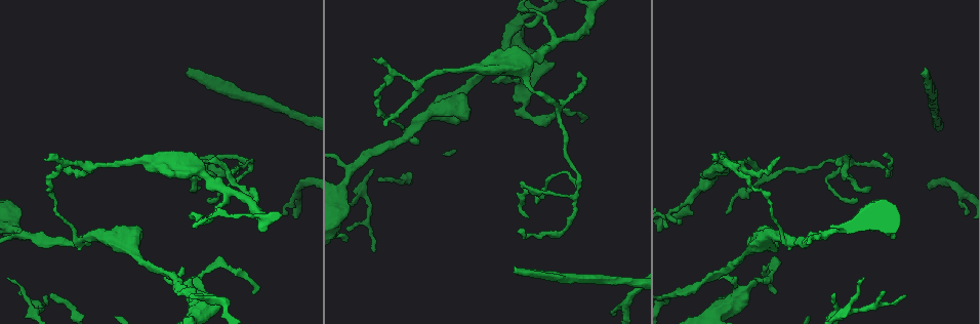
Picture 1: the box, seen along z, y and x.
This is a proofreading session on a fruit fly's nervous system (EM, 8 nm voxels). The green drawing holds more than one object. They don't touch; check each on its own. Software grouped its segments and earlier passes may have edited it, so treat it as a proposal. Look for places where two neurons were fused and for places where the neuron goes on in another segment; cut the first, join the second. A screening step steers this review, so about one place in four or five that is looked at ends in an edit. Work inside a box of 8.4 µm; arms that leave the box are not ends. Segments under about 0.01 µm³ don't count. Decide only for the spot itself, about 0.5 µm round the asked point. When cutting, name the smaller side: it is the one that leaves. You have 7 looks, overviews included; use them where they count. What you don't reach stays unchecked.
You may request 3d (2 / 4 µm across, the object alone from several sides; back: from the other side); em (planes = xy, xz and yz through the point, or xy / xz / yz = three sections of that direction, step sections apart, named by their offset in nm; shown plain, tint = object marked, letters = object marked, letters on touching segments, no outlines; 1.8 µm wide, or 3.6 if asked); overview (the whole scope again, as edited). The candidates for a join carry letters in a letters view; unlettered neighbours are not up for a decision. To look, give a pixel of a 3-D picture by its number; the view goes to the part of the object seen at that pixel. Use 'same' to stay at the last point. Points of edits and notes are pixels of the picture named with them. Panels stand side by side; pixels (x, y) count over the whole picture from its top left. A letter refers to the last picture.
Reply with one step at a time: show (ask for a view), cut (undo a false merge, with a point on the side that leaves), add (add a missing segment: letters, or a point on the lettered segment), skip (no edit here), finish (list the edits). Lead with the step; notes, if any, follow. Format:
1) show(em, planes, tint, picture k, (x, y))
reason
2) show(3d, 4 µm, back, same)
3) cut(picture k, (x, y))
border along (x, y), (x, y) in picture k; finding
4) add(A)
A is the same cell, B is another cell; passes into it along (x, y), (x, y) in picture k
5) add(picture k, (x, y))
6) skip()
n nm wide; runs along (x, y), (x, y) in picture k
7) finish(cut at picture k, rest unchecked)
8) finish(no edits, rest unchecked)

show(em, yz, step 16, letters, picture 1, (88, 163))
side arm on a straight run

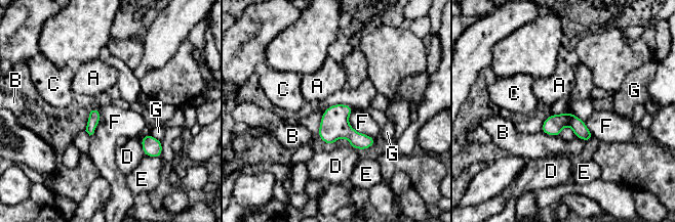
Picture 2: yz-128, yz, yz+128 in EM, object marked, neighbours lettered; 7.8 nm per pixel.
show(em, planes, letters, same)

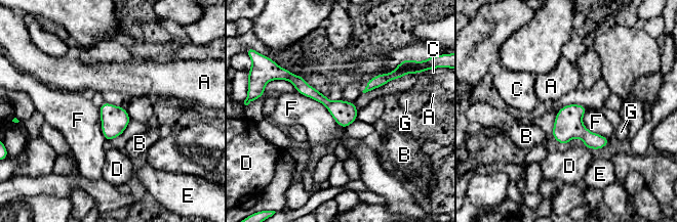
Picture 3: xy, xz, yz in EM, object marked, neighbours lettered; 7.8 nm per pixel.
skip()
180 nm wide; A, B, C, D, E, F and G are other cells; border along (296, 91), (319, 101), (344, 128) in picture 3; one neuron here

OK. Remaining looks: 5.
show(3d, 2 µm, picture 1, (555, 62))
an open end

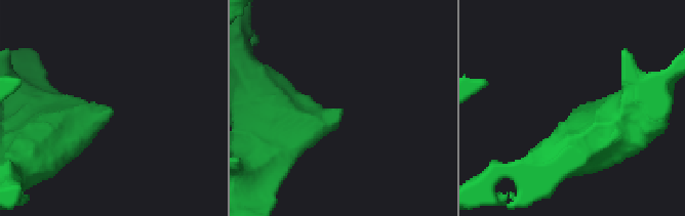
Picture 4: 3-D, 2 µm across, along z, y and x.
show(em, planes, letters, picture 4, (110, 109))

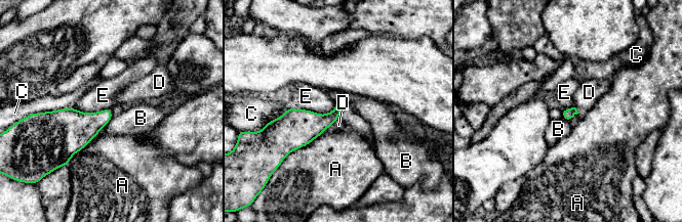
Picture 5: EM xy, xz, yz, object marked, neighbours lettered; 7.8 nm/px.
skip()
A, B, C, D and E are other cells; no lettered segment goes on from it

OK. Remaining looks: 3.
show(3d, 2 µm, picture 1, (514, 269))

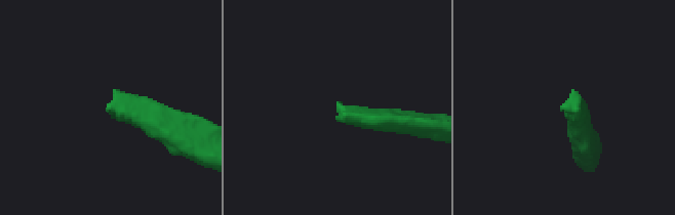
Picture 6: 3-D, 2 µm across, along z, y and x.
show(em, 3.6 µm, planes, tint, picture 6, (336, 102))
need the tissue

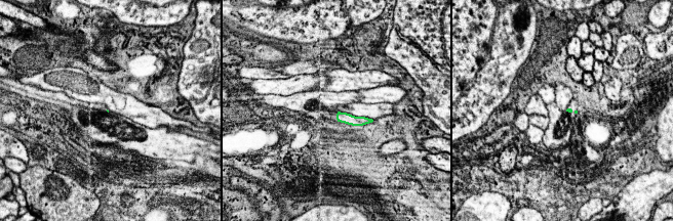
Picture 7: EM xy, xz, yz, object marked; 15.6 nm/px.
show(em, 3.6 µm, planes, letters, same)
see the neighbours

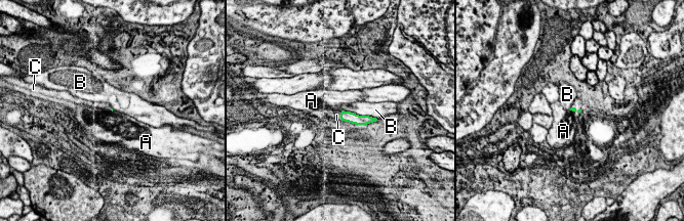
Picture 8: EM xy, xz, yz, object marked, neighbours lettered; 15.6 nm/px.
add(C)
C is the same cell, A and B are other cells; passes into it along (349, 117), (340, 115), (326, 113) in picture 8; it goes on there

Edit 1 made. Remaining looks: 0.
finish(add at picture 8, rest unchecked)

